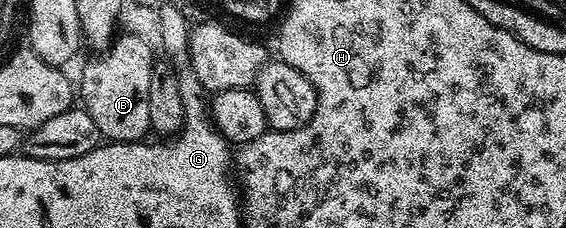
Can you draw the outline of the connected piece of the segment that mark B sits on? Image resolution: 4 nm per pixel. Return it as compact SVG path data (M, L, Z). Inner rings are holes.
M118 34L113 42L100 52L85 68L81 71L81 83L79 79L79 99L83 104L85 111L91 113L91 121L99 129L99 133L108 142L128 143L137 145L142 142L145 134L150 134L151 112L147 105L147 89L151 89L151 73L155 56L149 48L149 43L145 39L140 39L137 35Z

